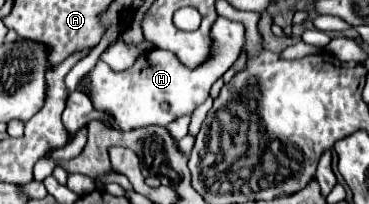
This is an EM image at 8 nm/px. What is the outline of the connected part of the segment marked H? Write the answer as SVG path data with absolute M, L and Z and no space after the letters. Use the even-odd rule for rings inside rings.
M217 16L209 36L213 42L211 54L197 68L187 68L179 62L175 54L155 48L151 52L141 54L131 68L121 72L111 70L105 62L97 62L95 68L85 74L83 82L79 82L79 90L89 94L95 110L101 114L107 112L121 130L167 126L179 116L193 114L193 110L207 100L213 82L221 78L239 58L239 52L245 44L245 26L241 22Z

